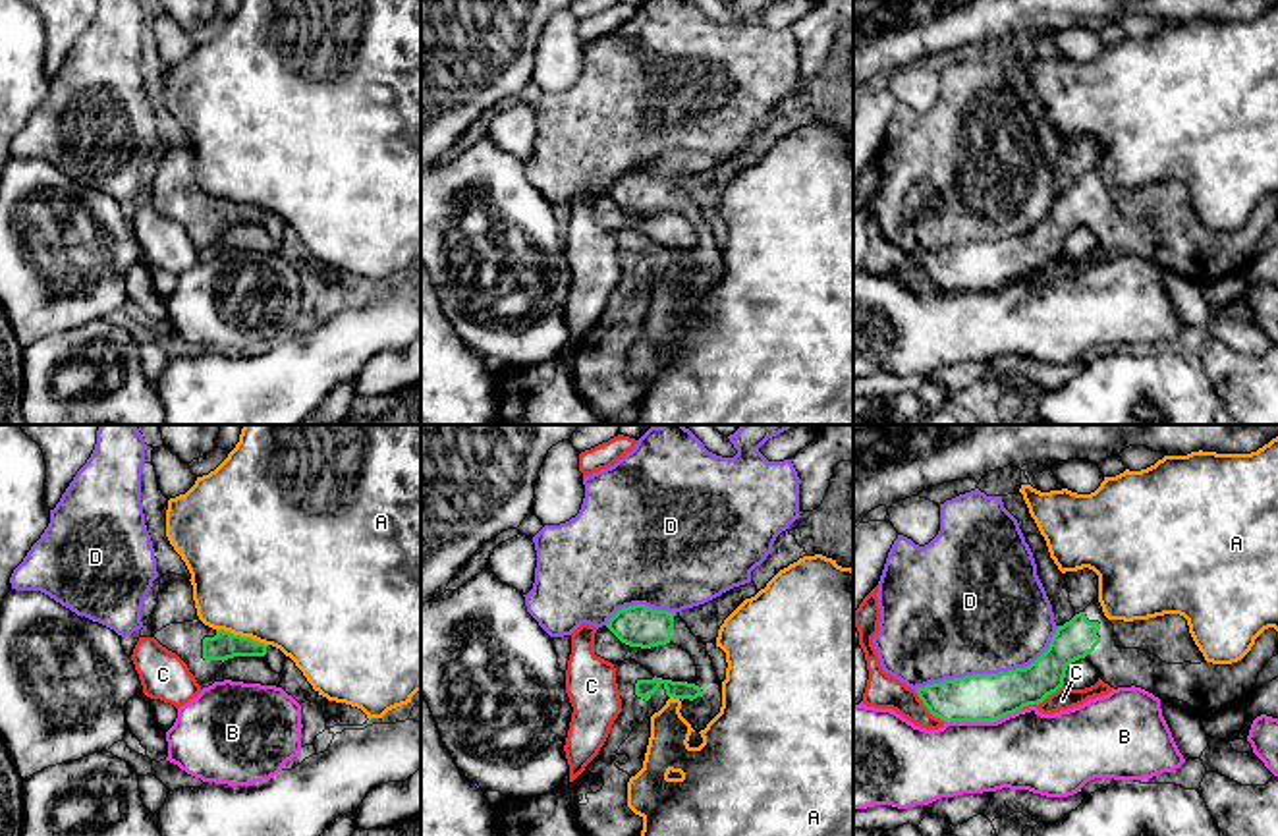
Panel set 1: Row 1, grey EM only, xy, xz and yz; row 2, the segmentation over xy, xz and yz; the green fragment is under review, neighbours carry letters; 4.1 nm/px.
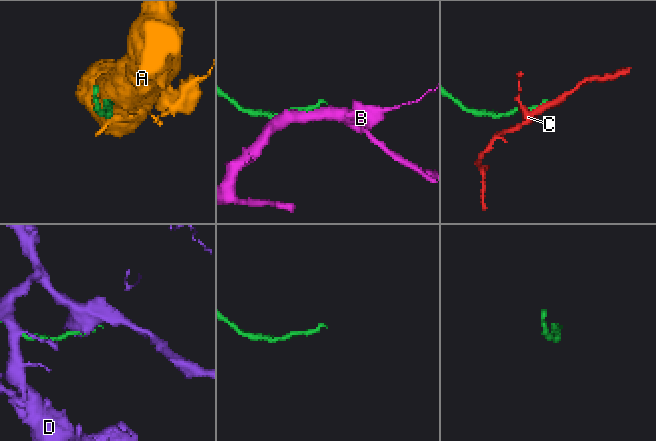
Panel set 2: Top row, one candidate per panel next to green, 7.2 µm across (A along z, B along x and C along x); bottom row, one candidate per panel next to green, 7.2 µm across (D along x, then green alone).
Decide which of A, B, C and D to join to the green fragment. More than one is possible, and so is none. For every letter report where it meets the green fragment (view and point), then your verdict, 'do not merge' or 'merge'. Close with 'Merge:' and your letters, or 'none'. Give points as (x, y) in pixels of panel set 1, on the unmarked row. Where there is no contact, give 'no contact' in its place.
A: meets green in xy at (240, 203); do not merge
B: meets green in yz at (981, 288); do not merge
C: meets green in yz at (1041, 269); do not merge
D: meets green in yz at (991, 242); do not merge
Merge: none

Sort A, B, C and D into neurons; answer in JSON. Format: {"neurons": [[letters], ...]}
{"neurons": [["A"], ["B"], ["C"], ["D"]]}

